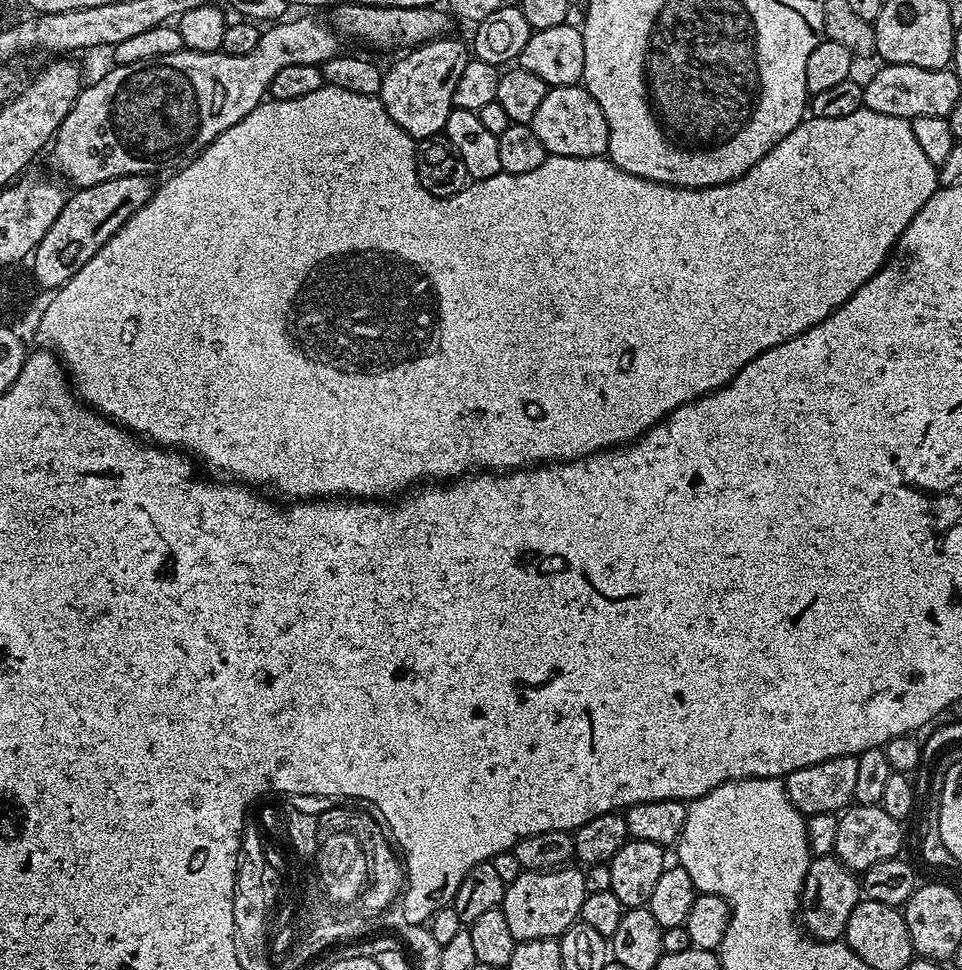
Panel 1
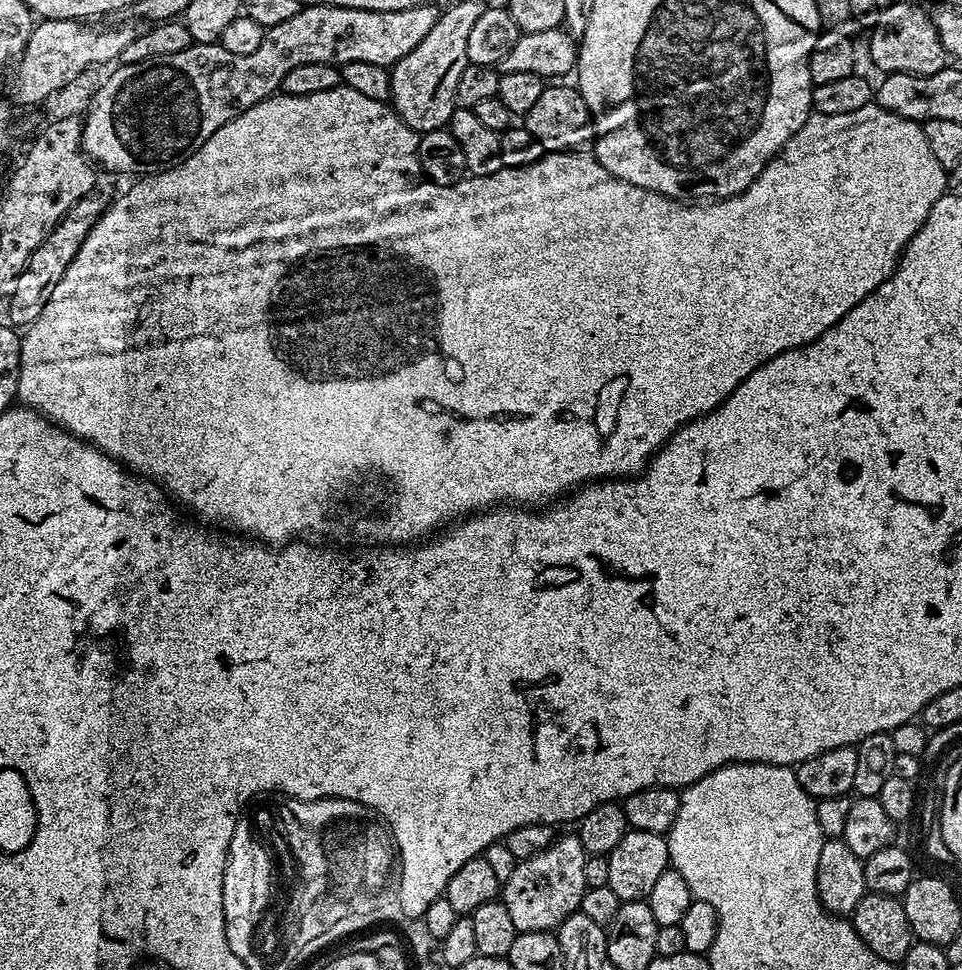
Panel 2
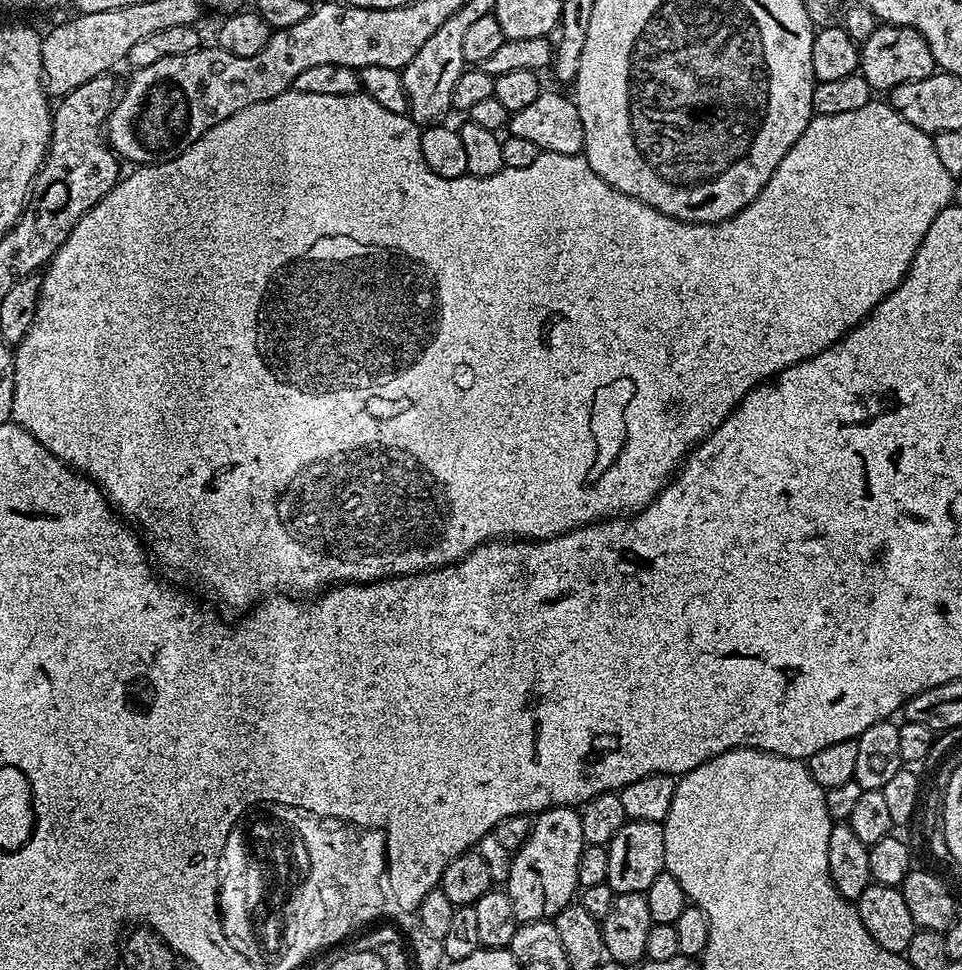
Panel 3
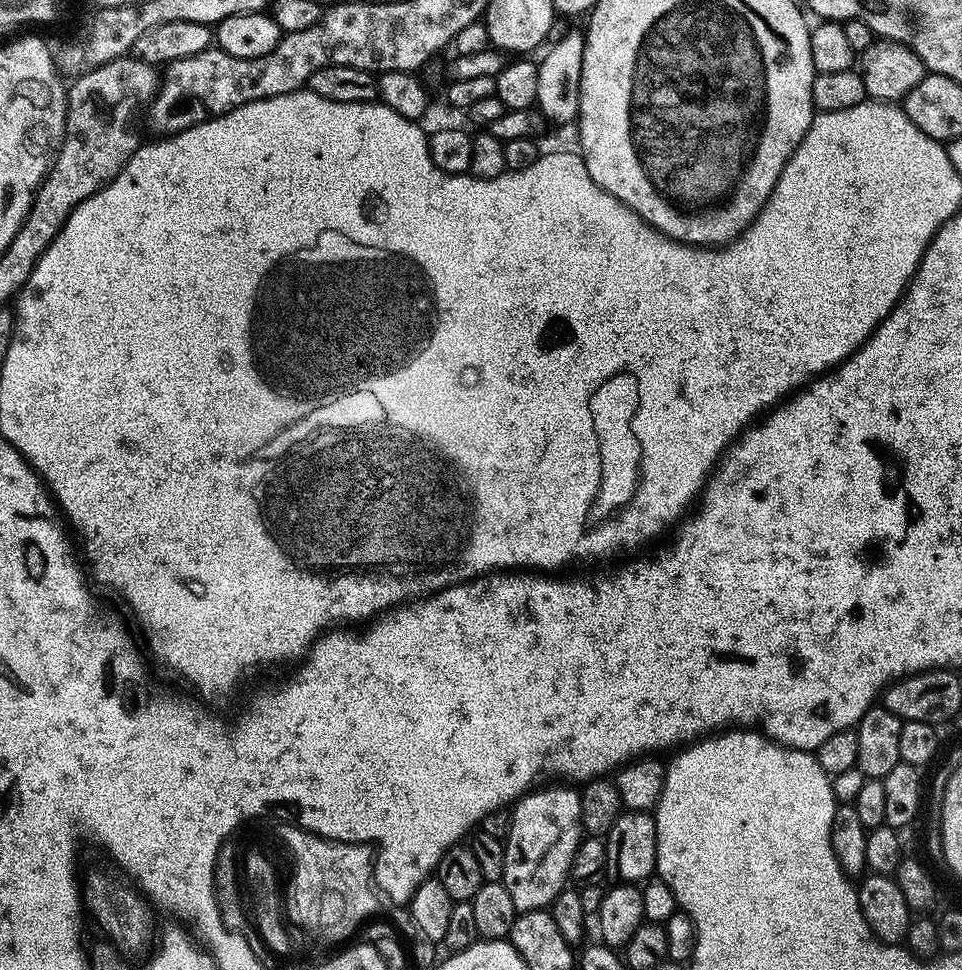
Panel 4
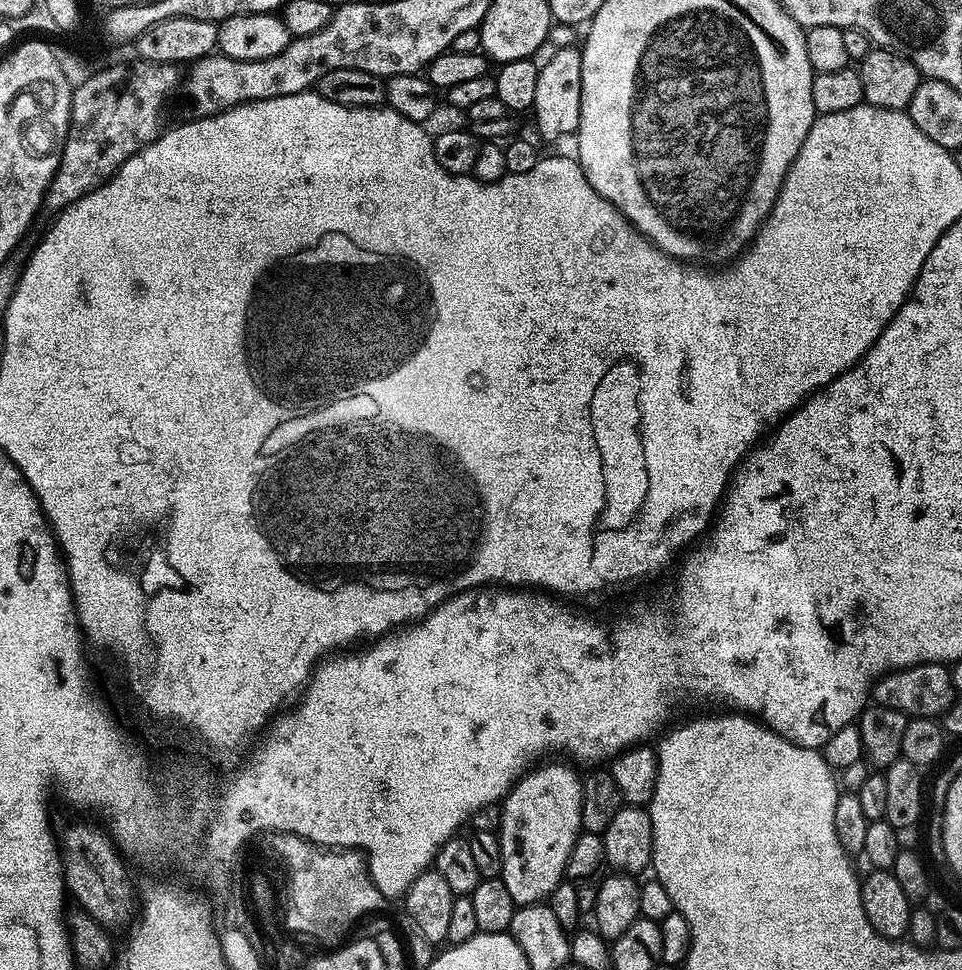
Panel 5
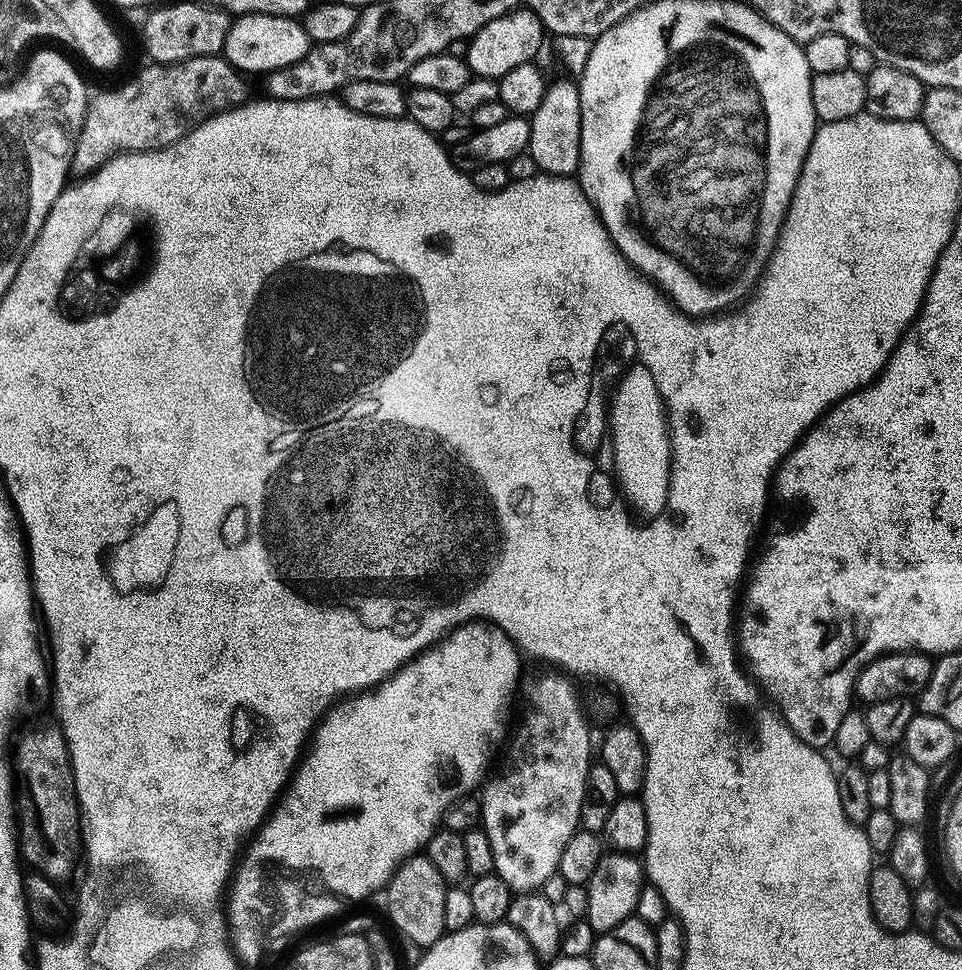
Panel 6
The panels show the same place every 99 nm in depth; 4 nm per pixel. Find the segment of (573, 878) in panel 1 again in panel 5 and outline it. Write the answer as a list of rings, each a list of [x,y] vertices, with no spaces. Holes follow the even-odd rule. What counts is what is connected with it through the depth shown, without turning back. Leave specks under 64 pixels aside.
[[[544,764],[533,772],[527,772],[508,788],[503,797],[498,829],[502,850],[499,879],[503,880],[506,890],[510,890],[510,898],[514,898],[518,906],[537,904],[551,897],[554,889],[565,879],[566,858],[570,858],[570,850],[582,831],[582,780],[579,775],[576,777],[575,770],[564,764]]]

